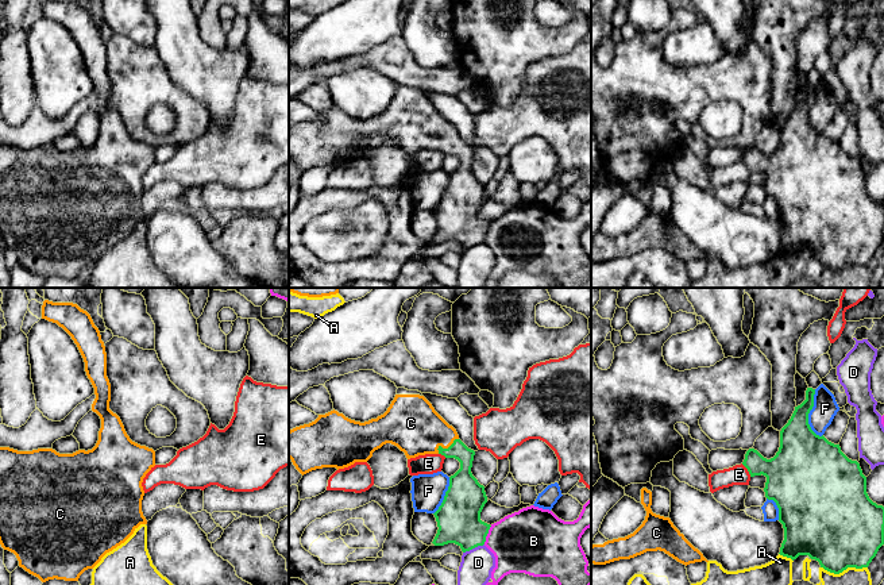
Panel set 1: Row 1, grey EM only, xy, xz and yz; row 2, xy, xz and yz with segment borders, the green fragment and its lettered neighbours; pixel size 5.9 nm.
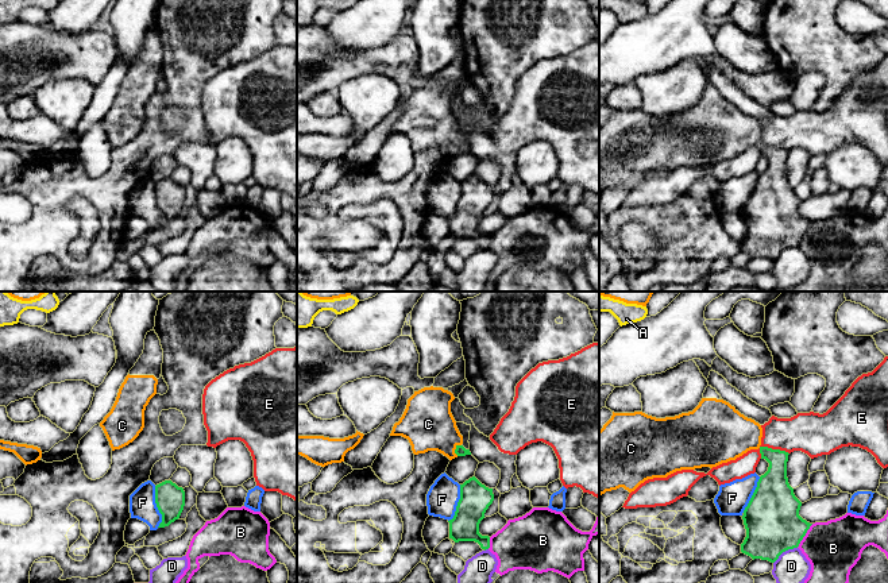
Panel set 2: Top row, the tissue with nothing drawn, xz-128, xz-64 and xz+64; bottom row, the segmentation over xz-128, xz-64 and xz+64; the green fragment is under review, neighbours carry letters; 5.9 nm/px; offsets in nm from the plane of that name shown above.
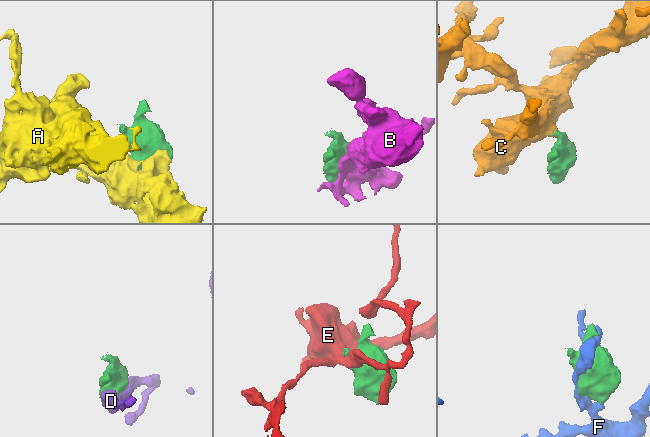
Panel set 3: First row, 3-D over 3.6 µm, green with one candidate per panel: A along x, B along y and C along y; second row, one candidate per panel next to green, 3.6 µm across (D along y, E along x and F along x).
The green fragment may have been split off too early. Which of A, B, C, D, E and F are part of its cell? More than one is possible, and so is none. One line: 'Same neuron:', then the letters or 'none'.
Same neuron: C

